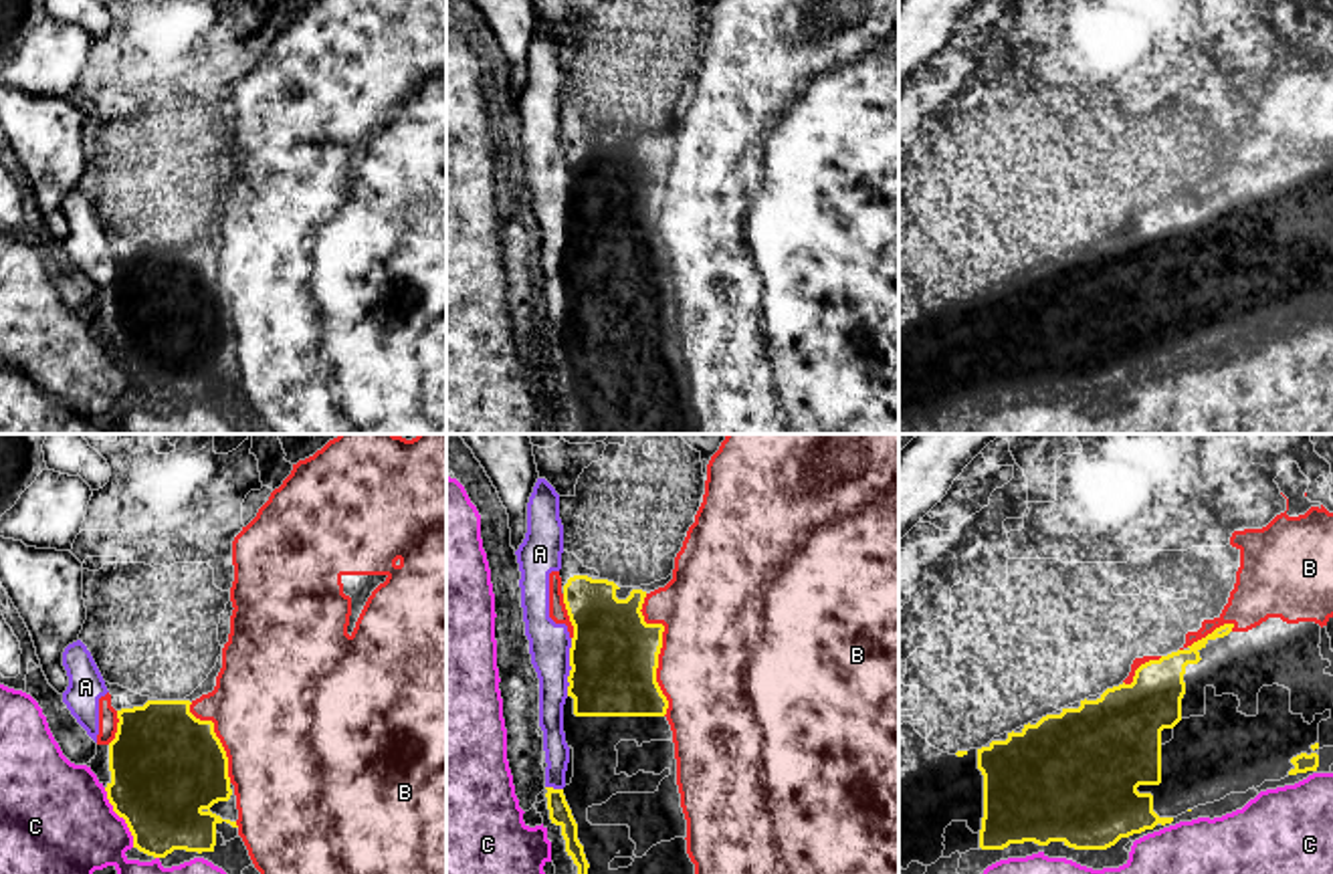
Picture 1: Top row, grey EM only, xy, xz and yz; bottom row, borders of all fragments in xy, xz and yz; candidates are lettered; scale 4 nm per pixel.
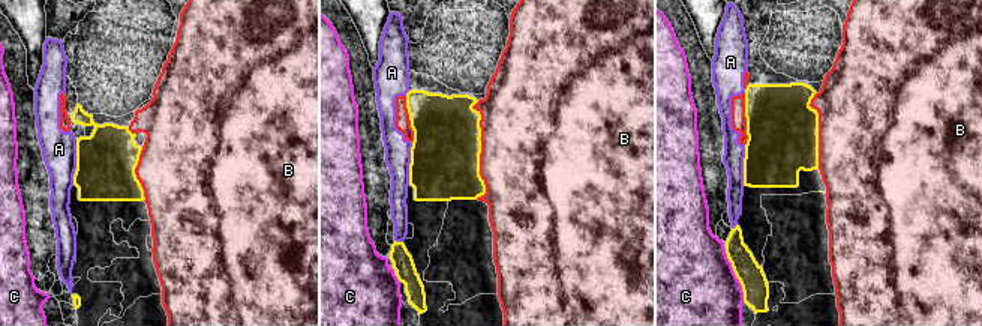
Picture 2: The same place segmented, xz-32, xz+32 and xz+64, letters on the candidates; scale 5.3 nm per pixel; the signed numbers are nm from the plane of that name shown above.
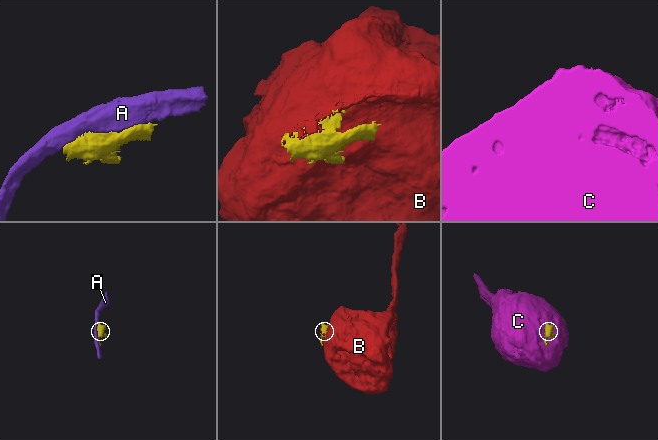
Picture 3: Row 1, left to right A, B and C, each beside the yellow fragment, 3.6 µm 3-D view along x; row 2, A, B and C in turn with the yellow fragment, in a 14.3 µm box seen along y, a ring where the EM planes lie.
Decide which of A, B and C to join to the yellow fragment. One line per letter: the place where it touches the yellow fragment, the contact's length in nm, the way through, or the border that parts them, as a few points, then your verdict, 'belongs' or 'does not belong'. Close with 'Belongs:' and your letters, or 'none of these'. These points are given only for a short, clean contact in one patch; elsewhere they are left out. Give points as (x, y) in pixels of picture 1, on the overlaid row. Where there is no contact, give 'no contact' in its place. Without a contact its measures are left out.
A: meets yellow in xz at (570, 665); contact 240 nm long; does not belong
B: meets yellow in xz at (661, 646); contact 500 nm long; does not belong
C: meets yellow in xy at (122, 816); contact 260 nm long; does not belong
Belongs: none of these

